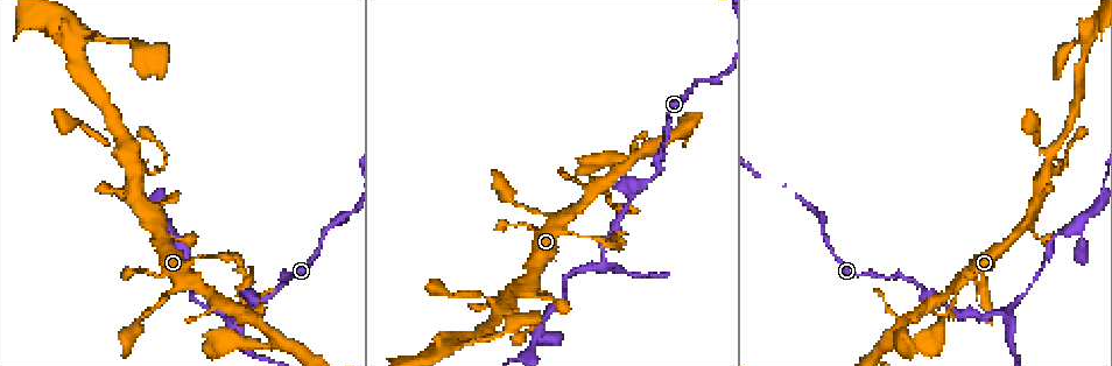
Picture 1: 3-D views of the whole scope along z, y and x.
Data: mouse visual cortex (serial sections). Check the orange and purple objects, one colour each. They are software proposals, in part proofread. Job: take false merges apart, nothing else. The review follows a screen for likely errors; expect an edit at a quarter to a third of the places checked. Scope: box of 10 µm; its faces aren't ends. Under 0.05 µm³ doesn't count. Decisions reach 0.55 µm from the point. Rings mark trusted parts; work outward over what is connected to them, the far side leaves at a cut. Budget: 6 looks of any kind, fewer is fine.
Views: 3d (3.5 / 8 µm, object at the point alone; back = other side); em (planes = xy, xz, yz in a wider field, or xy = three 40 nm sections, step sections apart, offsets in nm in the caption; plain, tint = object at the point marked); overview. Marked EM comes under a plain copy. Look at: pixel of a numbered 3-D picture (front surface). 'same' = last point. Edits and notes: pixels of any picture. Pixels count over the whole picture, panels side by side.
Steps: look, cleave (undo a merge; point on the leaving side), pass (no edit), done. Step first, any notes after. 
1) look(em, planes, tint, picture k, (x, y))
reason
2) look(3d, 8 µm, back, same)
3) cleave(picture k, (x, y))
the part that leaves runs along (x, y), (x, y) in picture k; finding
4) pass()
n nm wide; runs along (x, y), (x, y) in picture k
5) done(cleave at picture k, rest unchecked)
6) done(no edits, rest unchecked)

look(3d, 3.5 µm, picture 1, (605, 261))
arms part here

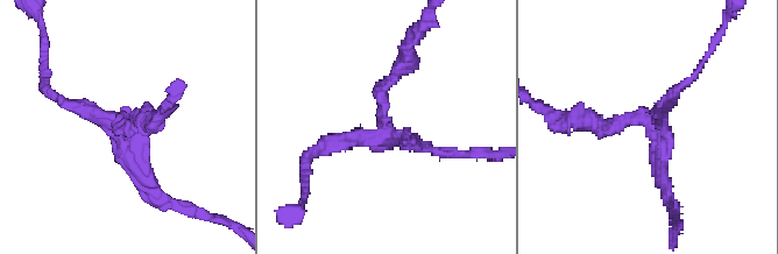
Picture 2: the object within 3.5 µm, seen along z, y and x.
cleave(picture 2, (131, 168))
arms of 200, 200, 200 nm; the part that leaves runs along (382, 110), (370, 140), (320, 148), (306, 163) in picture 2; a second cell is stuck on

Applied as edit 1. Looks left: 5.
look(3d, 8 µm, picture 1, (497, 310))
small branch off a trunk

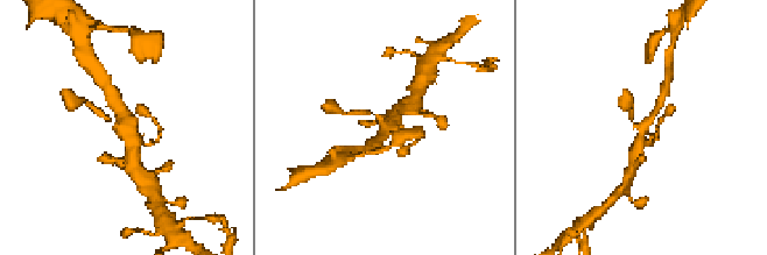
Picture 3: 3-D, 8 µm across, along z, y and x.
look(3d, 3.5 µm, same)

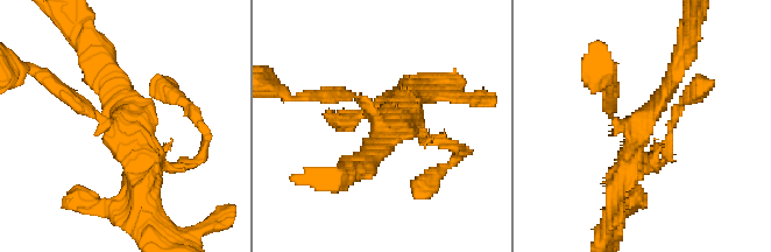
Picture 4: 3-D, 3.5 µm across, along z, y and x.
pass()
runs along (619, 196), (642, 121), (678, 64) in picture 4; continuous, no second cell

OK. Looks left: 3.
look(3d, 3.5 µm, back, picture 1, (450, 343))
a fork

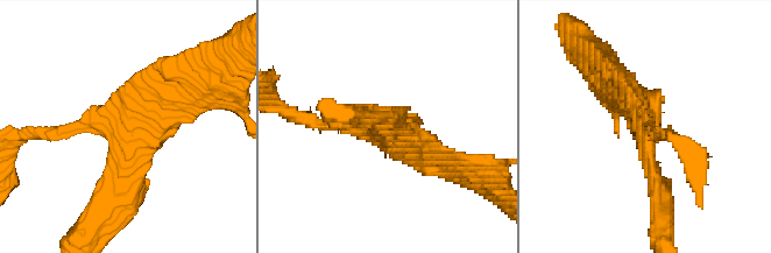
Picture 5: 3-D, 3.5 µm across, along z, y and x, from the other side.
look(em, xy, step 1, tint, picture 5, (644, 139))

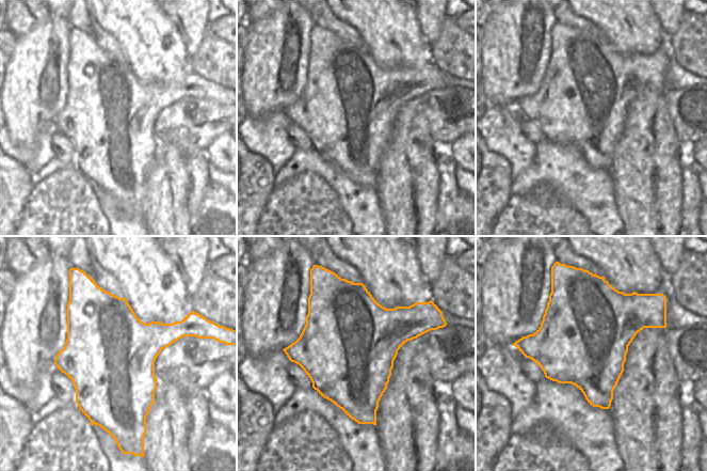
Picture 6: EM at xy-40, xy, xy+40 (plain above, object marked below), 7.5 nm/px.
pass()
runs along (104, 210), (164, 77) in picture 5; one cell here

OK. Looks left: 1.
done(cleave at picture 2, rest unchecked)

